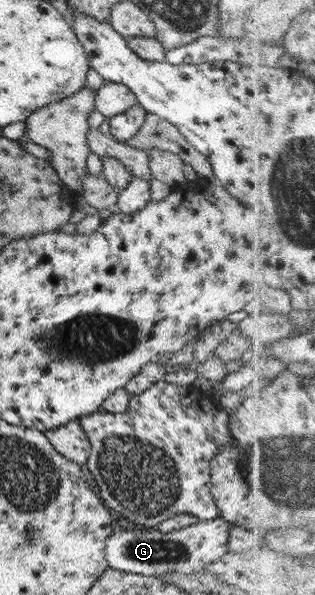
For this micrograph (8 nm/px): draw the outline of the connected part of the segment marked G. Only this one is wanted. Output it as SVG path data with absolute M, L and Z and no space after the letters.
M221 517L198 520L193 525L169 533L161 533L154 528L140 529L116 524L104 541L105 562L110 569L153 577L171 572L203 572L205 565L214 562L226 552L229 526Z

